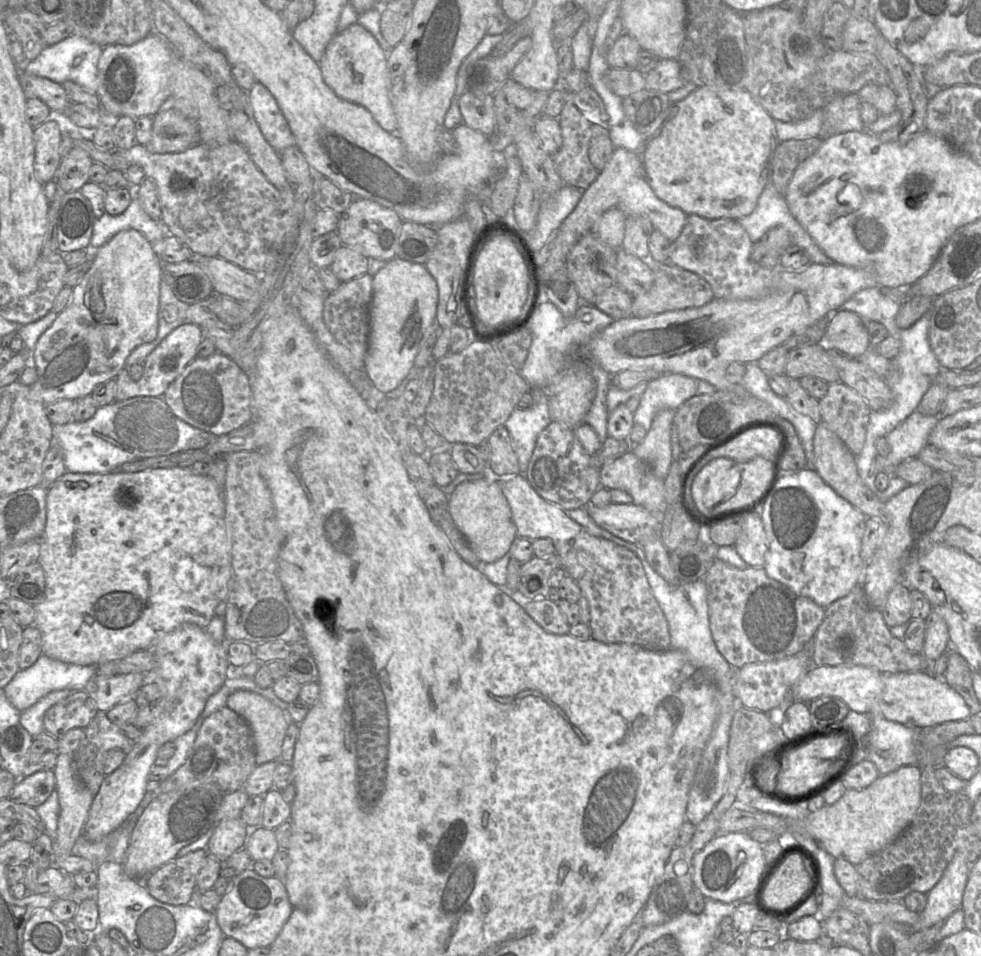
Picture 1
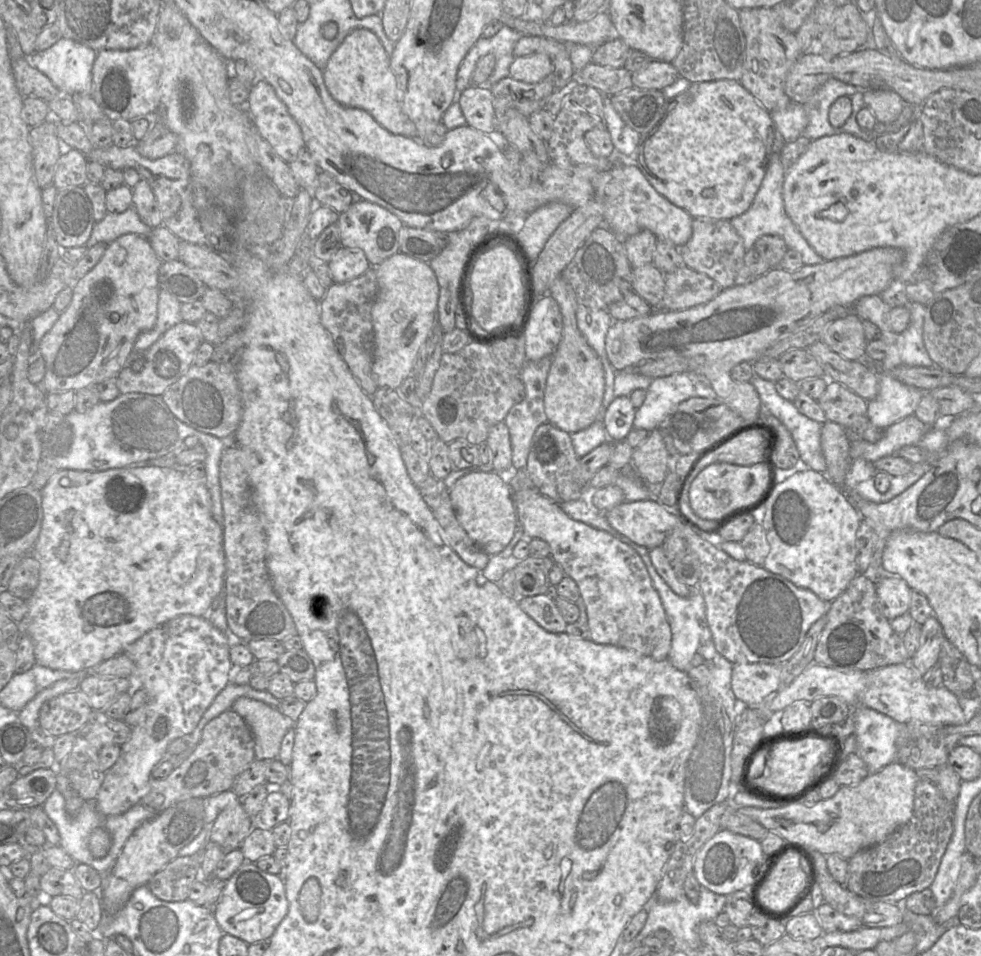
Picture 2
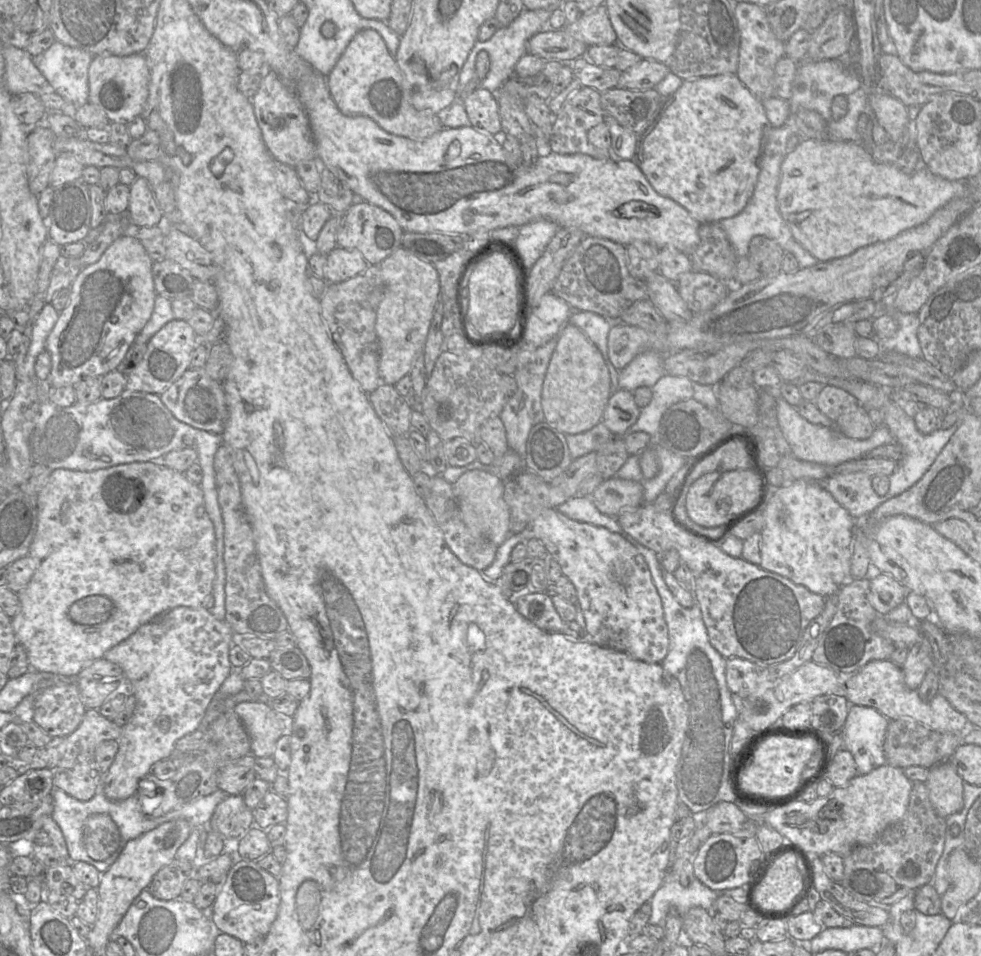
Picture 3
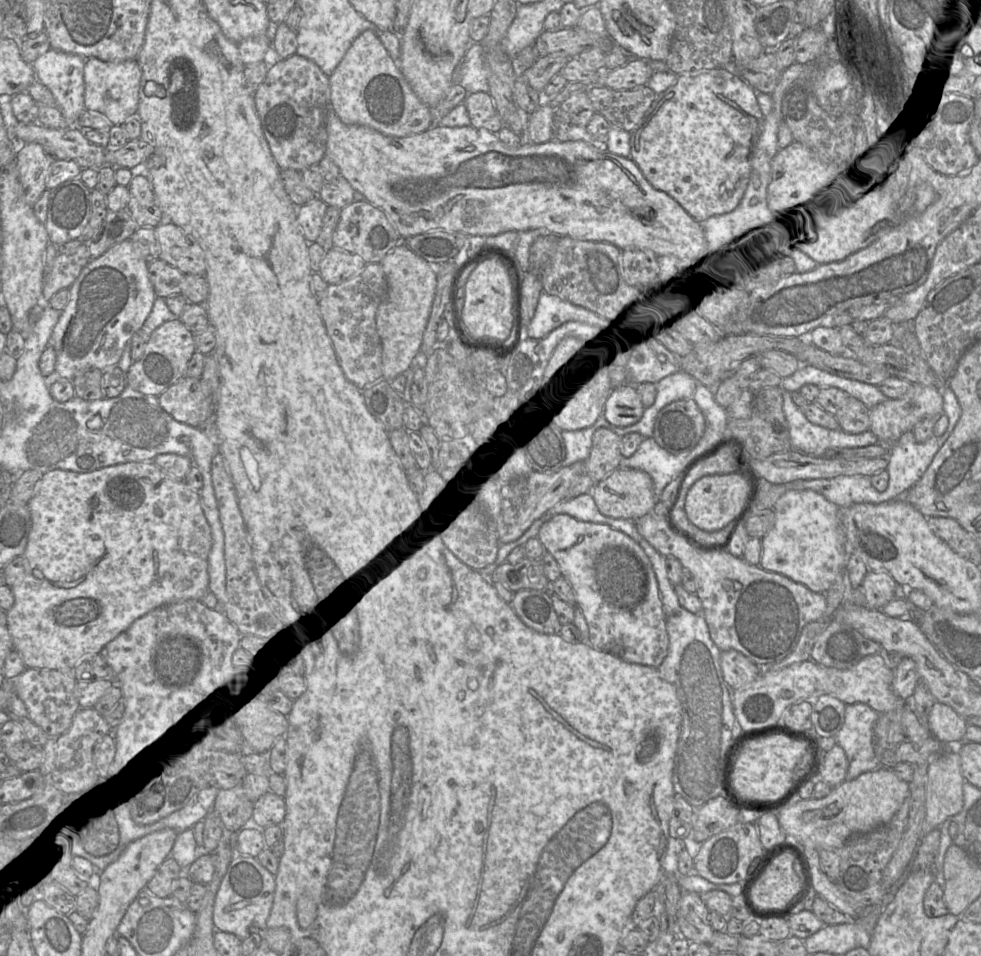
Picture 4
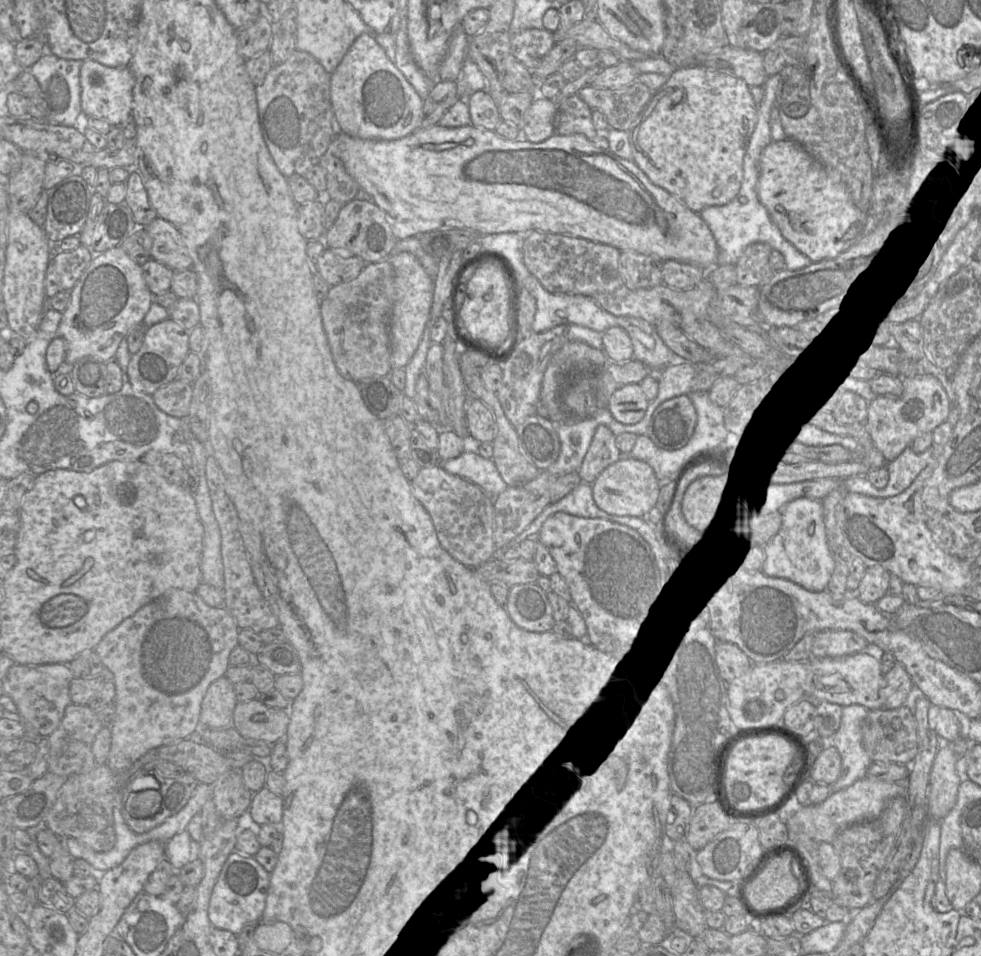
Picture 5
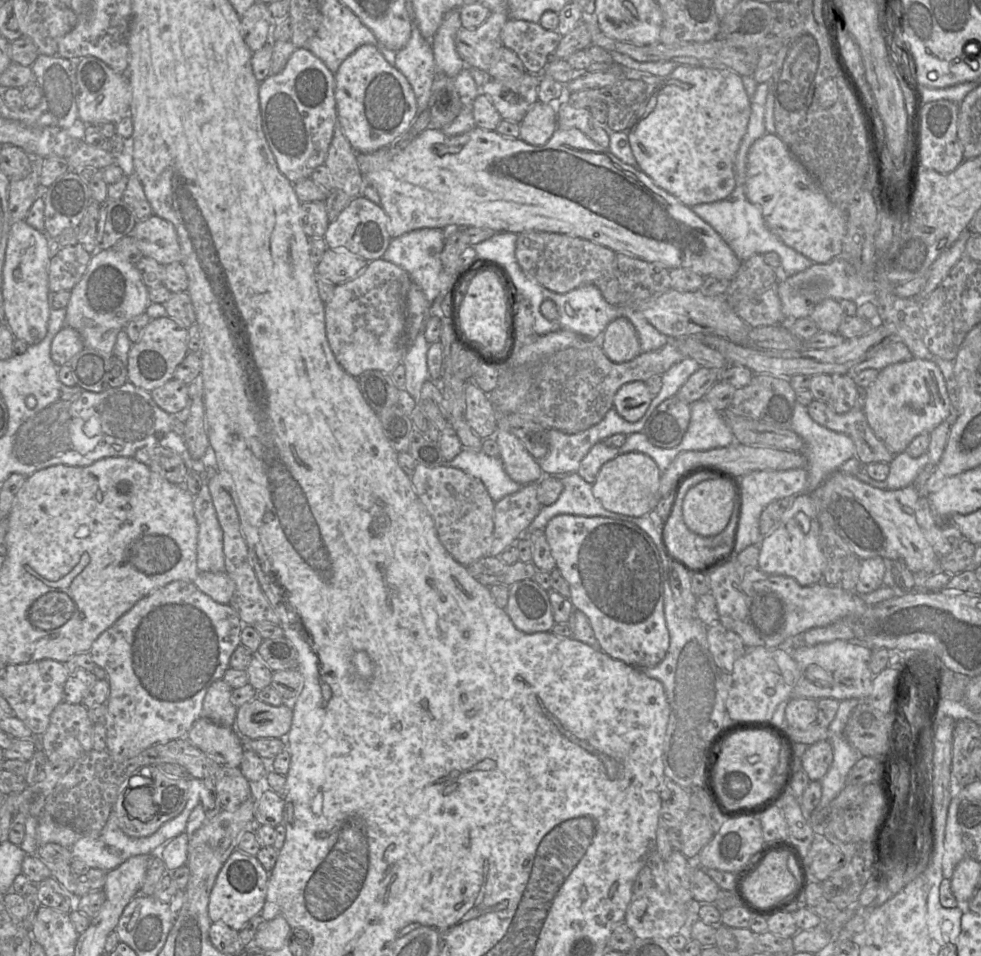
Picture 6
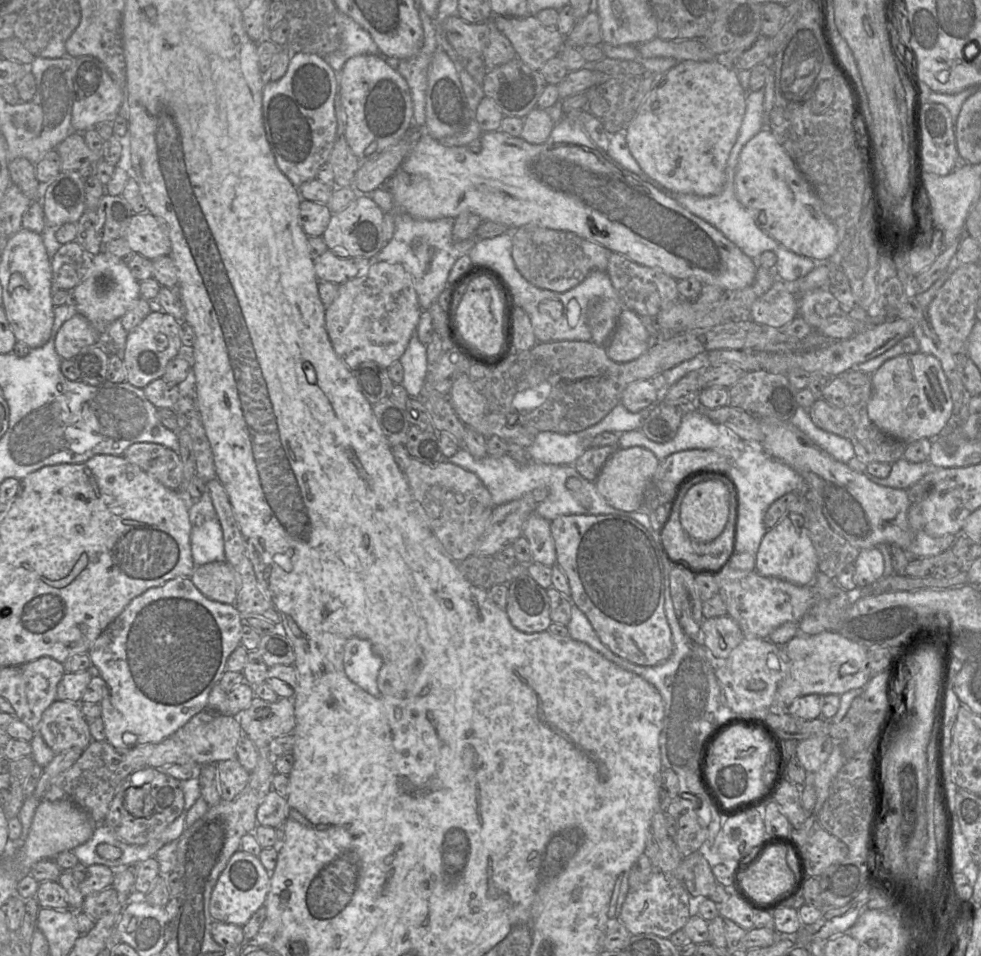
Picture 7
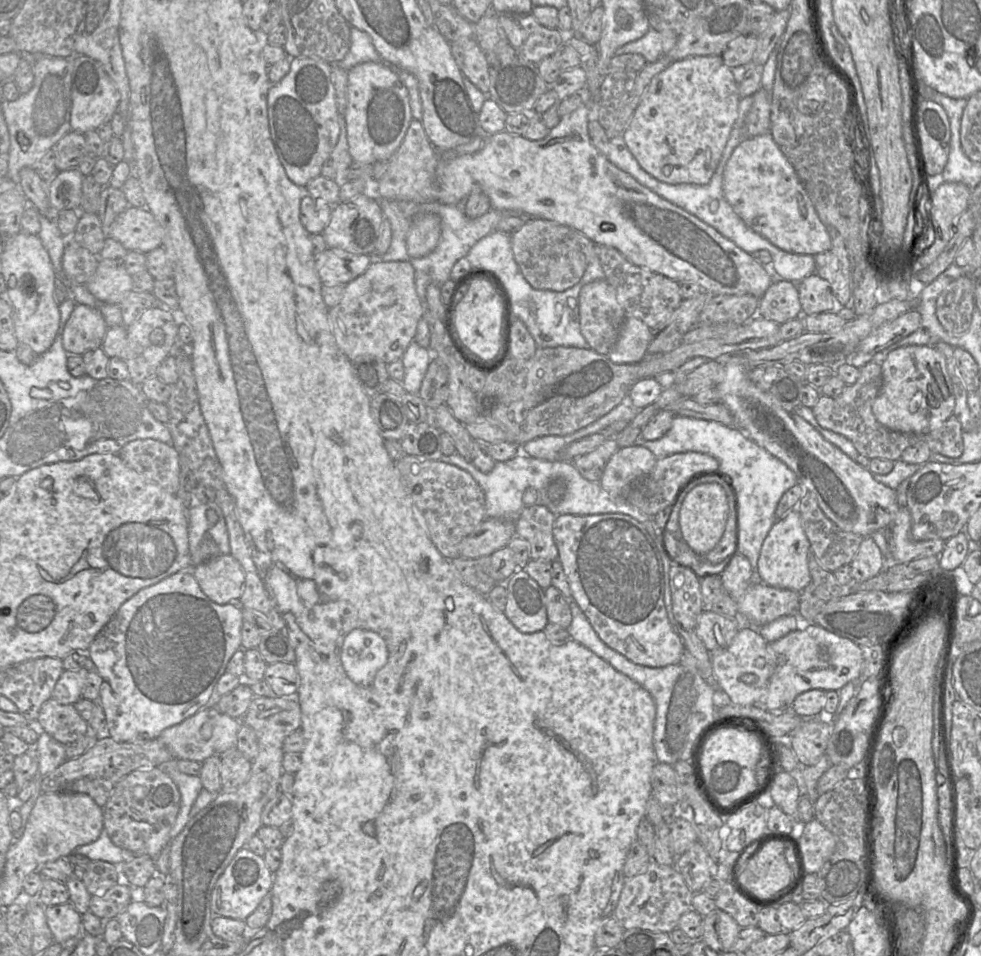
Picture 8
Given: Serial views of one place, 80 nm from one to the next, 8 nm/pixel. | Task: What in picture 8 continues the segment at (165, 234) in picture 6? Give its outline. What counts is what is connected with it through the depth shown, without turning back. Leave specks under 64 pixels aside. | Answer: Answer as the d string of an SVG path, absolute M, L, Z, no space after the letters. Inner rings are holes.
M135 207L117 217L107 237L120 242L128 252L147 254L163 245L163 230L152 213Z

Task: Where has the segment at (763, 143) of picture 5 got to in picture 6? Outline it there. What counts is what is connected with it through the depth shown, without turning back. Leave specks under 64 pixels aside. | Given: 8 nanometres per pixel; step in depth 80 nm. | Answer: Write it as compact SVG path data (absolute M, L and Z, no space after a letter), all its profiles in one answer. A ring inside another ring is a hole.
M771 82L757 85L754 96L751 98L751 114L747 130L739 145L734 161L735 188L725 199L713 203L698 204L691 207L692 211L708 223L727 243L740 261L745 261L753 255L764 255L775 252L781 259L781 276L789 277L811 267L814 262L791 247L784 244L765 225L761 210L752 204L745 194L747 153L751 145L765 133L764 113L767 94Z

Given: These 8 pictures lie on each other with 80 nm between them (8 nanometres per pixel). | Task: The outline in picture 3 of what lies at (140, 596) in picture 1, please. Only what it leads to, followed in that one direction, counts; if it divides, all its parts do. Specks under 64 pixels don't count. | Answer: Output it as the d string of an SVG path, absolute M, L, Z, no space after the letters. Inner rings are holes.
M153 461L119 464L109 468L98 469L94 471L79 471L79 470L69 470L59 468L51 472L49 478L43 485L40 492L37 494L37 506L38 506L37 527L28 553L28 555L30 555L36 562L36 569L28 585L22 591L17 593L20 599L20 611L12 618L12 625L16 636L16 644L18 643L24 646L27 652L30 670L53 673L69 677L76 677L83 668L90 665L93 661L103 658L106 651L108 651L115 645L119 644L123 640L127 639L140 626L150 622L156 616L176 607L188 607L188 608L201 607L204 599L208 595L212 594L212 586L213 581L215 579L215 557L216 557L214 526L206 511L201 487L188 480L185 474L179 473L171 468L168 468L167 466L164 466L163 464L156 464Z

